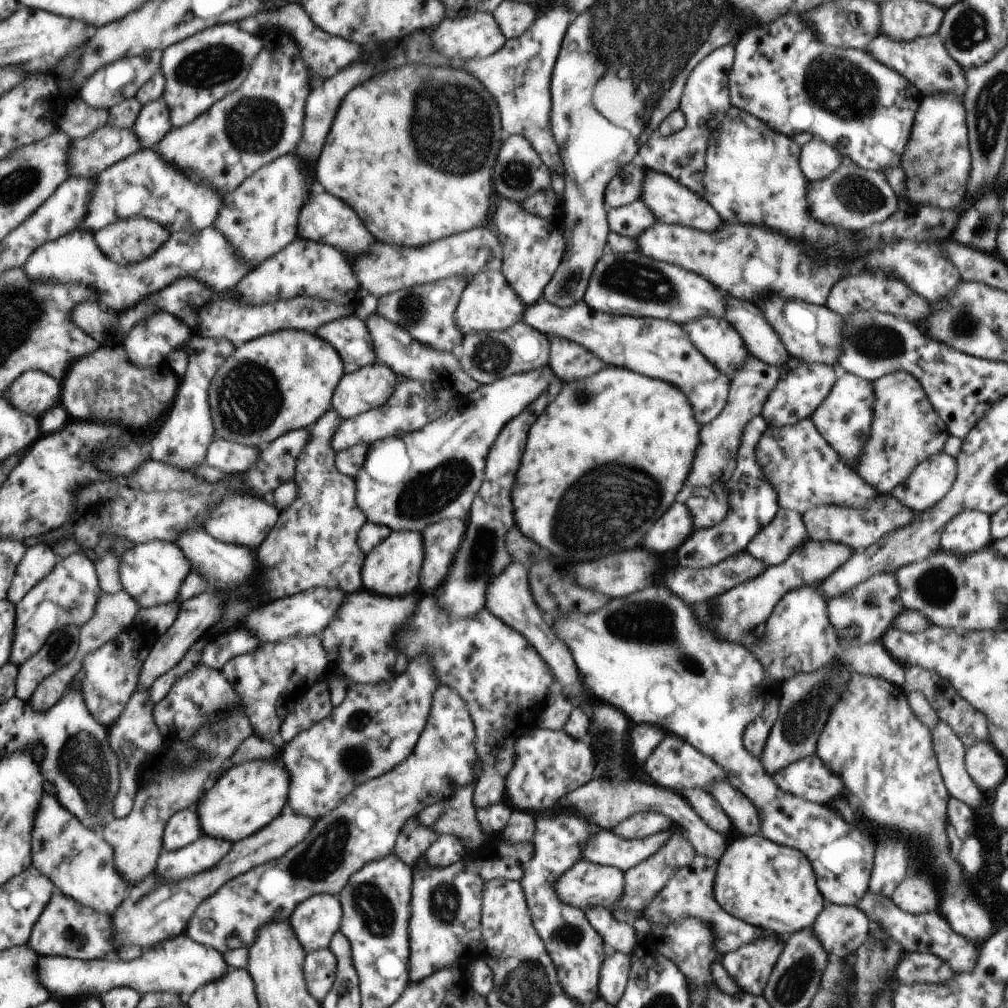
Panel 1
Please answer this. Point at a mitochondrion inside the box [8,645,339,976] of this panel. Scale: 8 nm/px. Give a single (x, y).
(84, 765)

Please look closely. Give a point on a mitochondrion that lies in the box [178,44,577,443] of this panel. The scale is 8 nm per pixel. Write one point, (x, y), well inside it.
(451, 125)

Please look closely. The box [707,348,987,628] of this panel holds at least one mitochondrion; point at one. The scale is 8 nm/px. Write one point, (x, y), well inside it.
(938, 588)

